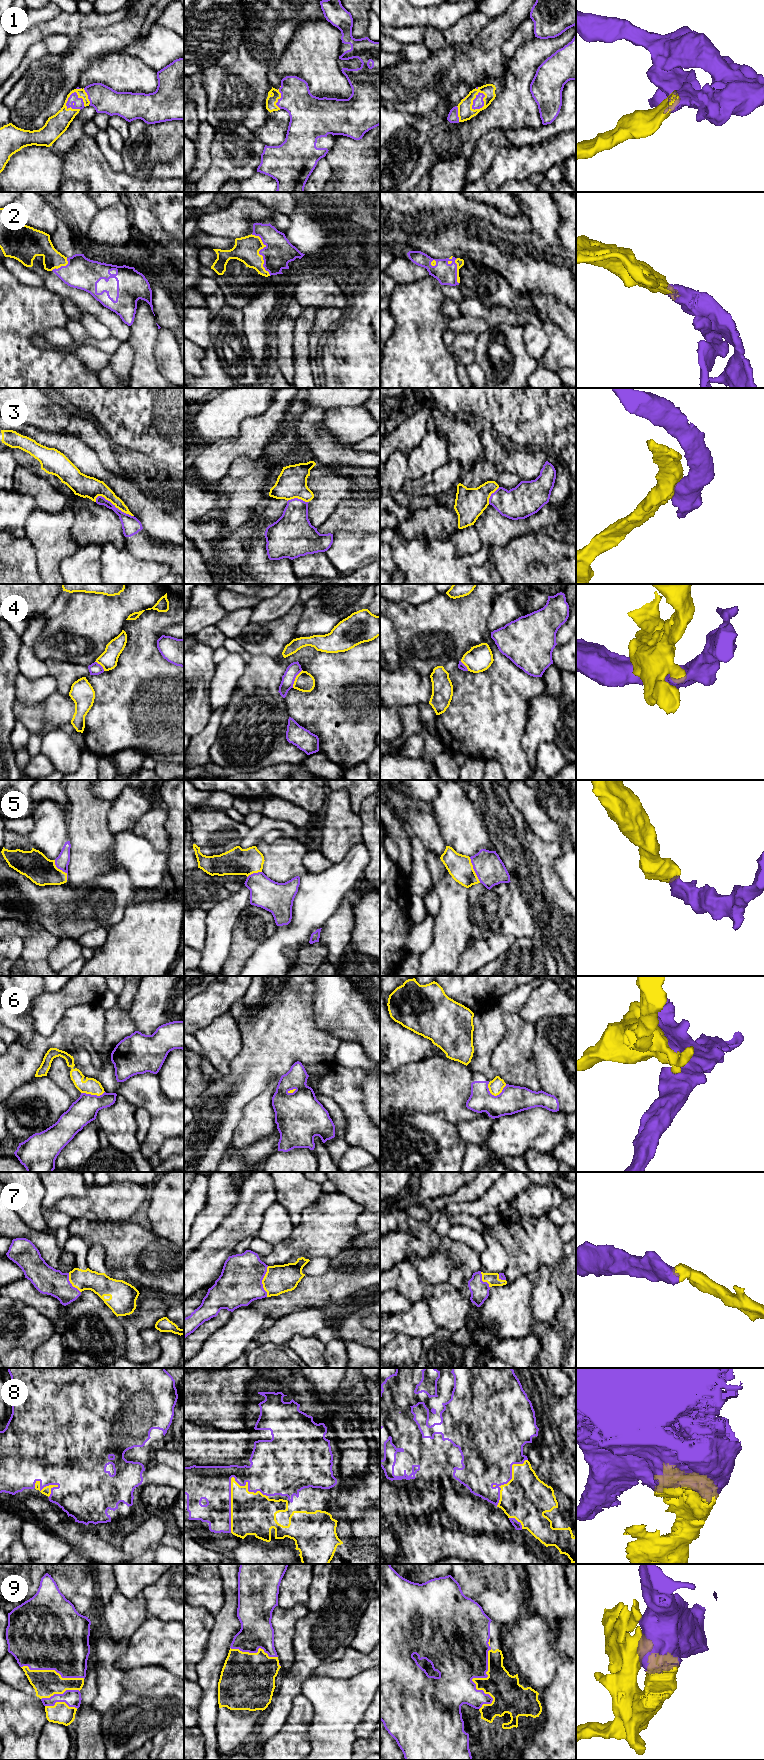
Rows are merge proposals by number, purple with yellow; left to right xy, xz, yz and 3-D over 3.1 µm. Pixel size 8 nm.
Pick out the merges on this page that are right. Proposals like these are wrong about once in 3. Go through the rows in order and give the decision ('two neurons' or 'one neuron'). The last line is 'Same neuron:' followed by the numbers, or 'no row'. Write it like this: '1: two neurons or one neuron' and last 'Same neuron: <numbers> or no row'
1: one neuron
2: one neuron
3: two neurons
4: two neurons
5: one neuron
6: two neurons
7: one neuron
8: one neuron
9: one neuron
Same neuron: 1, 2, 5, 7, 8, 9

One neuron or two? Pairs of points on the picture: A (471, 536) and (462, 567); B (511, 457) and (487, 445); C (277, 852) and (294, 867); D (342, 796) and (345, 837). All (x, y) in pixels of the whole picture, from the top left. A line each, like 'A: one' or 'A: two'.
A: two
B: one
C: one
D: one

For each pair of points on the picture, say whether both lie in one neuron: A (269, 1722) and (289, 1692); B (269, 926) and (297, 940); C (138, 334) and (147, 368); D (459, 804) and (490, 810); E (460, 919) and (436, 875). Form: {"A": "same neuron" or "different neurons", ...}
{"A": "same neuron", "B": "different neurons", "C": "same neuron", "D": "different neurons", "E": "different neurons"}

